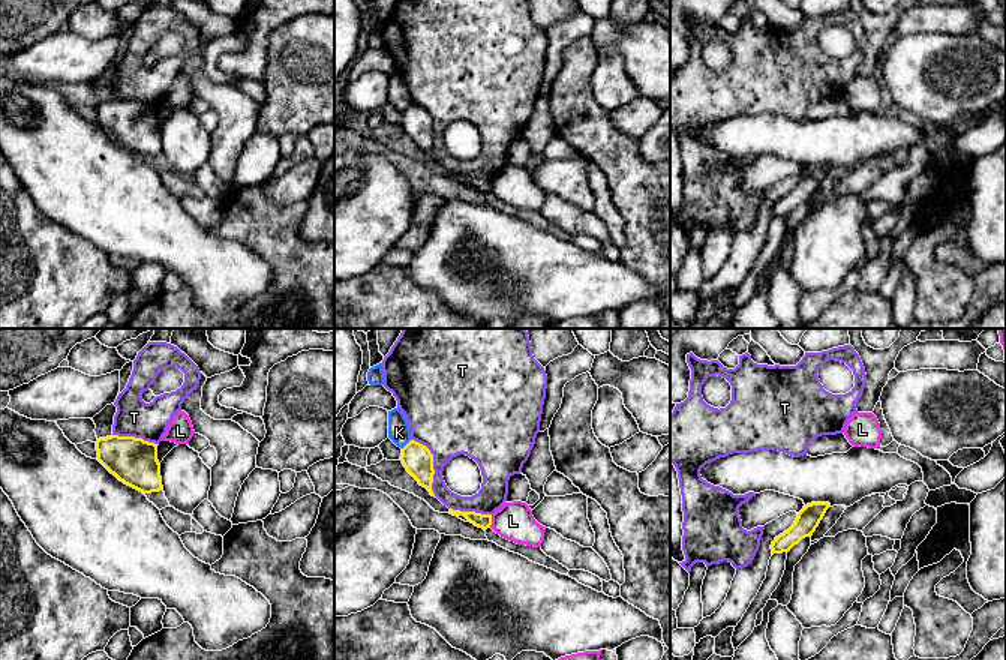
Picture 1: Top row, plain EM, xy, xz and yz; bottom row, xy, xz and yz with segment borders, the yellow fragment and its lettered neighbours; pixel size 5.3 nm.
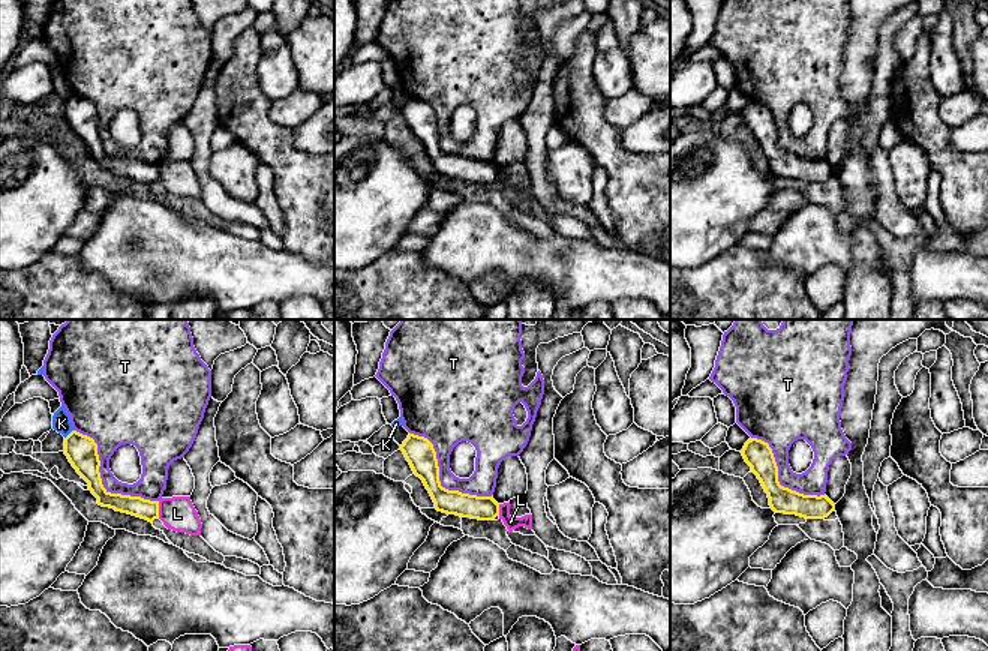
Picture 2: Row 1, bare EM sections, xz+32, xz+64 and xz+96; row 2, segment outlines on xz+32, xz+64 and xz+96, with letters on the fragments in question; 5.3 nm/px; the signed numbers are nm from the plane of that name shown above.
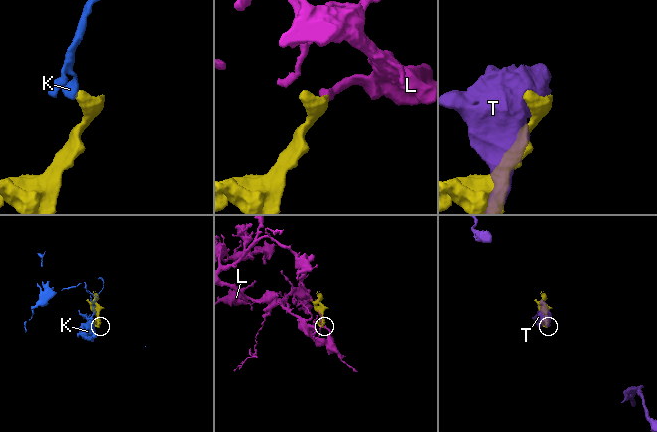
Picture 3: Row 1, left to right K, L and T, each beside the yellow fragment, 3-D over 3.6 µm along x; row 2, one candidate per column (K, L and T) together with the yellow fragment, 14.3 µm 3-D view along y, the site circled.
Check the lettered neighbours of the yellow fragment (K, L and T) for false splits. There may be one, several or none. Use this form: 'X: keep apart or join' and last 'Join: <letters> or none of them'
K: keep apart
L: keep apart
T: keep apart
Join: none of them

